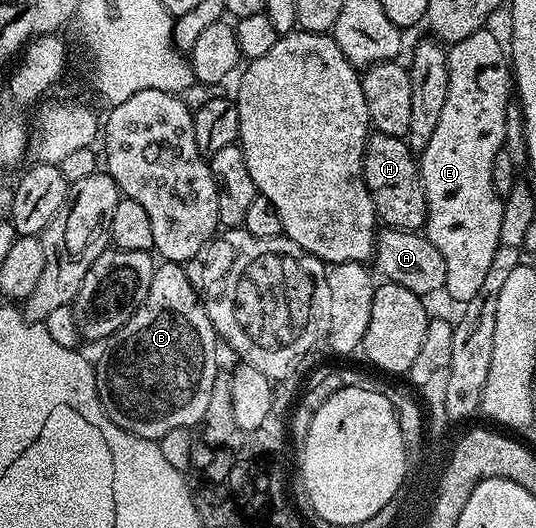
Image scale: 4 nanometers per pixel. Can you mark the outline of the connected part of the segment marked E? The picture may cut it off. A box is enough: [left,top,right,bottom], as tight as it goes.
[418,27,513,303]

